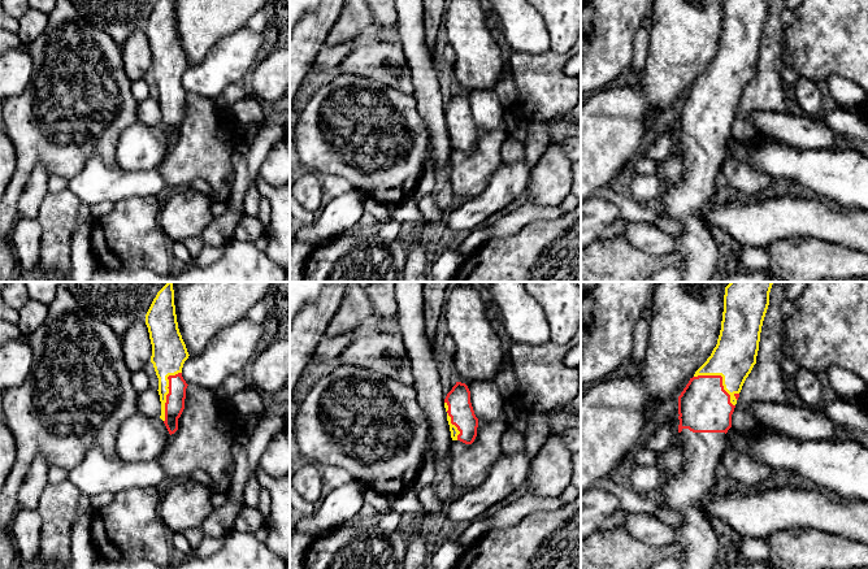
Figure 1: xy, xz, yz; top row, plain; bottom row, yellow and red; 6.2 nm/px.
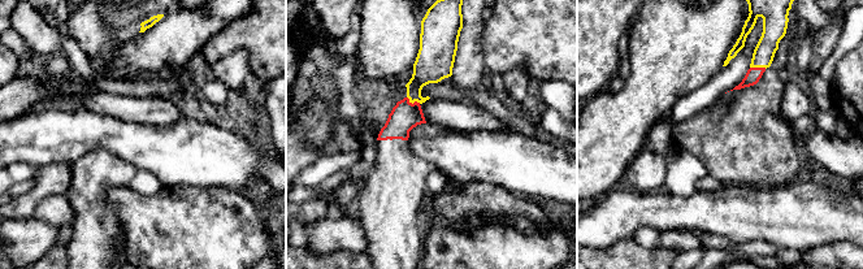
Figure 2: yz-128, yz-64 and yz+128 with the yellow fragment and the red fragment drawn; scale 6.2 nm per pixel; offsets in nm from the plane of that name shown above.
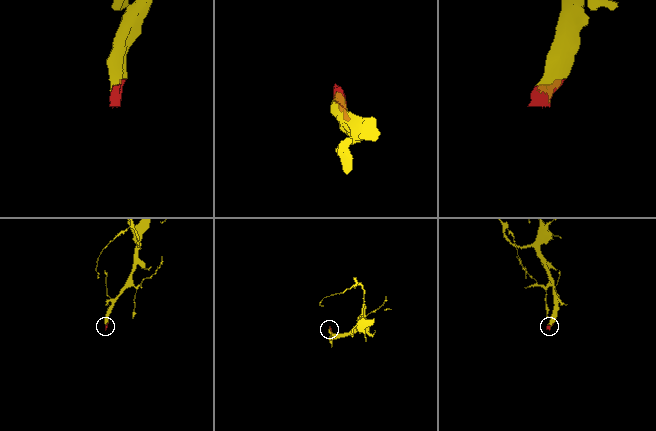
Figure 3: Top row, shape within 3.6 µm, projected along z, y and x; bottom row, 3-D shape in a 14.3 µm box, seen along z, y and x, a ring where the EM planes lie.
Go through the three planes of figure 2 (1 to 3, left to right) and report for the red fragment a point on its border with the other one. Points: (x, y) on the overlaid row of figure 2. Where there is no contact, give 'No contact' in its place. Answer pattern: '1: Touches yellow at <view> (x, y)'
1: No contact
2: Touches yellow at yz-64 (413, 102)
3: Touches yellow at yz+128 (758, 66)

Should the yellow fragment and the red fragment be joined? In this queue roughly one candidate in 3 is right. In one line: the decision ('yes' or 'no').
yes

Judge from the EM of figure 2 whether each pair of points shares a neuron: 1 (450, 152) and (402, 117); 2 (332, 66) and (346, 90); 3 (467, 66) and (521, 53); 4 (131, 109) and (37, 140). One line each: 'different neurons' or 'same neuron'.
1: different neurons
2: same neuron
3: different neurons
4: different neurons

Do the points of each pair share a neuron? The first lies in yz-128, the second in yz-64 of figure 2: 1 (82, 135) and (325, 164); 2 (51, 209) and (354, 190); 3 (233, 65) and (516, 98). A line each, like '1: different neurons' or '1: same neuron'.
1: different neurons
2: same neuron
3: same neuron

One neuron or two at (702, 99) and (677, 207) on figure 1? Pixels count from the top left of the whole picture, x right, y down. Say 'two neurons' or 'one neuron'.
one neuron

